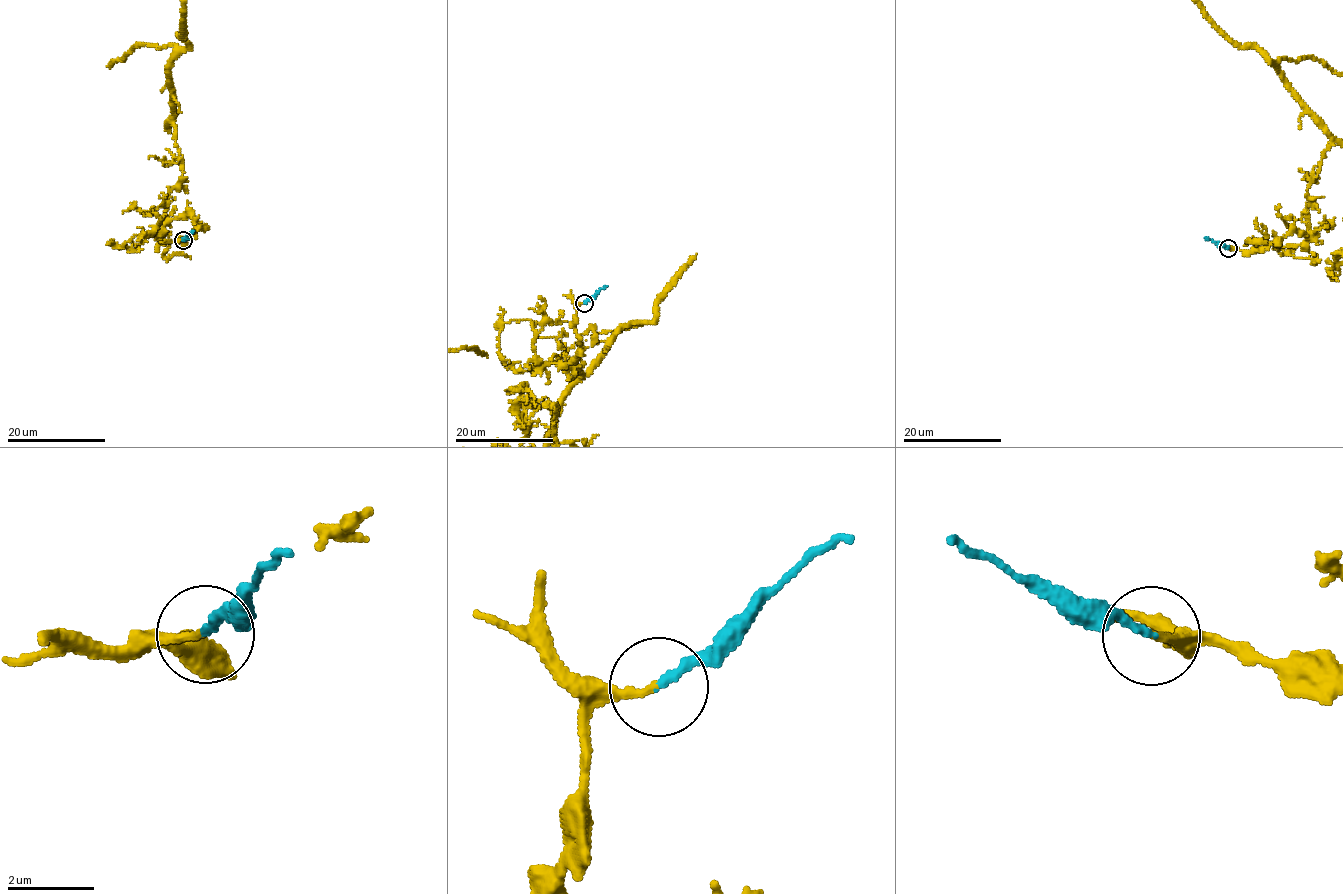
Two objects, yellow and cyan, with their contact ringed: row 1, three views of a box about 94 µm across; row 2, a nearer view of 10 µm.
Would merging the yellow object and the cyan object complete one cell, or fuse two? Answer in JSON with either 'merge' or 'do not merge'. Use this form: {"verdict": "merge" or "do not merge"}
{"verdict": "merge"}

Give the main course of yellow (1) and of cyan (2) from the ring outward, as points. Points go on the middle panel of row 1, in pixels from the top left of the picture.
1: (585, 303), (575, 358), (546, 364), (581, 377), (641, 323), (538, 367), (474, 347)
2: (585, 303), (607, 286)

